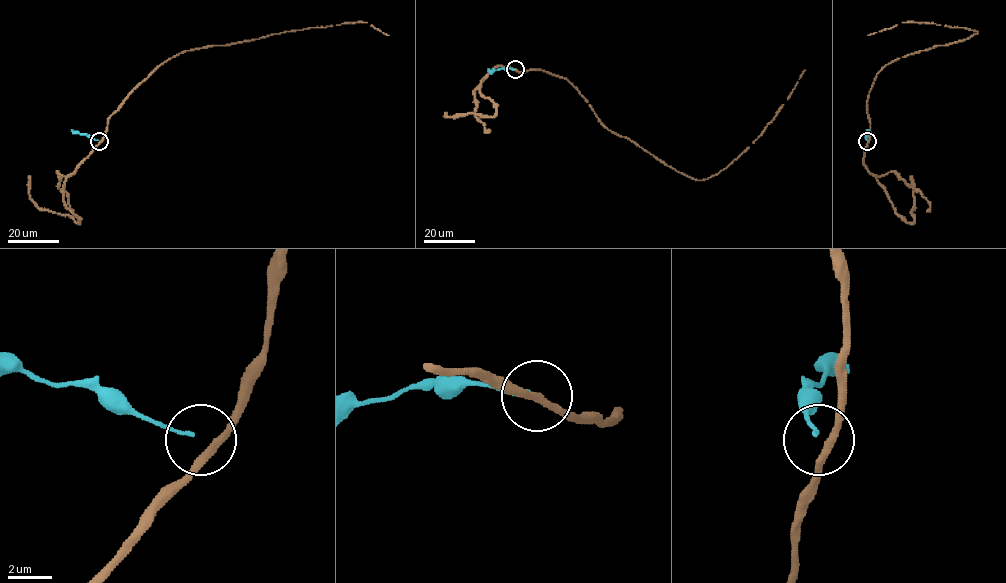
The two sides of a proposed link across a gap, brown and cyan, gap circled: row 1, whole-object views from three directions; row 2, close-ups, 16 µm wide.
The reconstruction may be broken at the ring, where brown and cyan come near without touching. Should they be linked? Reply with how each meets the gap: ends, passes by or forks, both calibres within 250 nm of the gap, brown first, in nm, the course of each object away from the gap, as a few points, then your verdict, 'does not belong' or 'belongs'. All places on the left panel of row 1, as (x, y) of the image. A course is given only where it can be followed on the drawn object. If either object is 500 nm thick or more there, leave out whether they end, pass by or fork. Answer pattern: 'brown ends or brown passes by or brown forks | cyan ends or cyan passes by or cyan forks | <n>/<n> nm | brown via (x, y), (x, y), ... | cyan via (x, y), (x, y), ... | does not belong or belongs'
brown passes by | cyan ends | 340/150 nm | brown via (99, 142), (107, 120), (123, 100), (157, 67), (179, 53), (356, 22), (366, 22), (388, 35) | cyan via (98, 140), (71, 129) | does not belong

